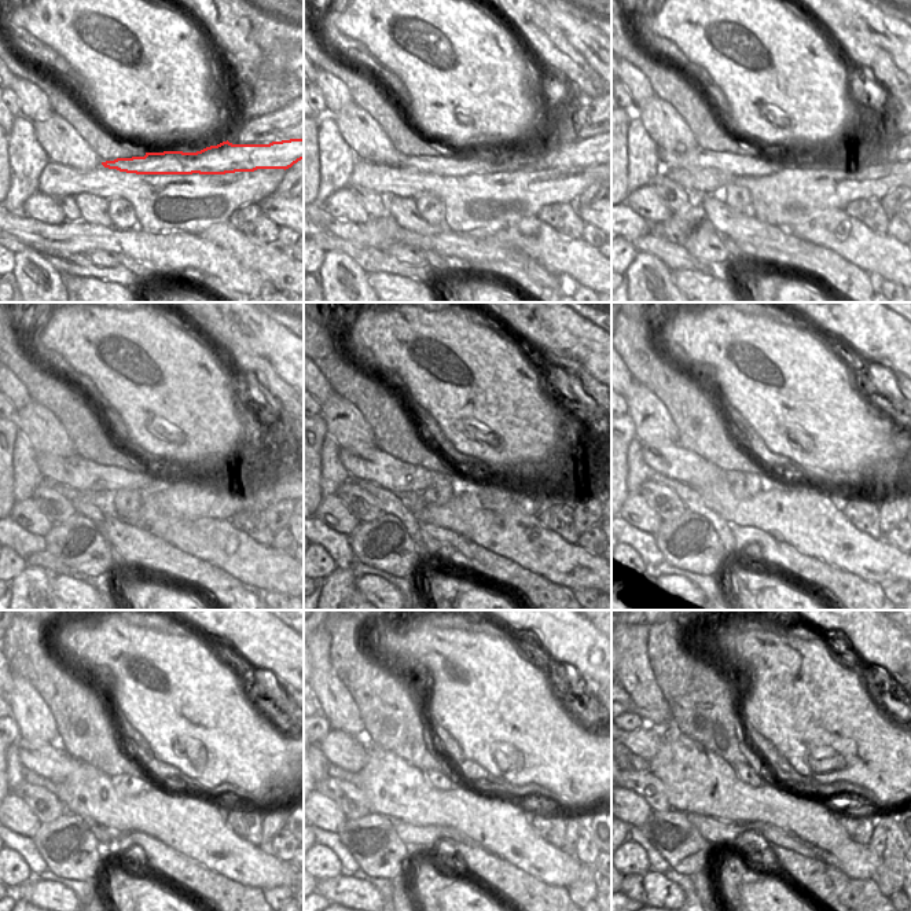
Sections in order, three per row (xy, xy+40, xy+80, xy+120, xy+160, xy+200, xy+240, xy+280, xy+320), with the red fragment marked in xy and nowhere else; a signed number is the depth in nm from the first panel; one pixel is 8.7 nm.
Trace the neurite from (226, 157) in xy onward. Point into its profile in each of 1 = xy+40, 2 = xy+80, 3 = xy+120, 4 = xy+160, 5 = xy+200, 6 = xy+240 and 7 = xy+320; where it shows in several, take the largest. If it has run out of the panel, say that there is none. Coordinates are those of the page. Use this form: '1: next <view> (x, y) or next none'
1: next xy+40 (573, 155)
2: next xy+80 (744, 166)
3: next xy+120 (81, 474)
4: next xy+160 (370, 463)
5: next xy+200 (668, 458)
6: next xy+240 (50, 761)
7: next xy+320 (645, 742)

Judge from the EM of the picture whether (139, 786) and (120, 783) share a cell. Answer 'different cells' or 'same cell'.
same cell

